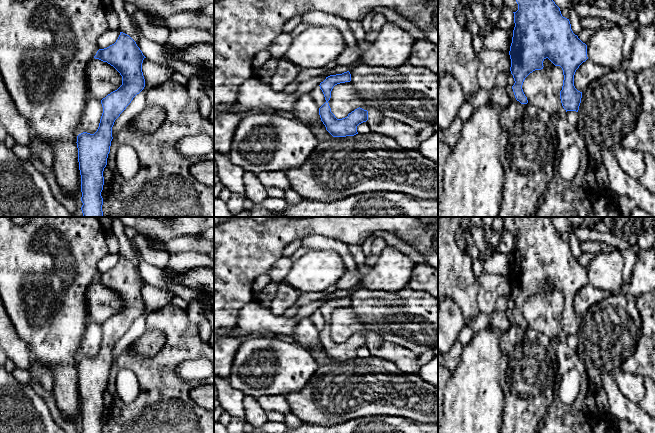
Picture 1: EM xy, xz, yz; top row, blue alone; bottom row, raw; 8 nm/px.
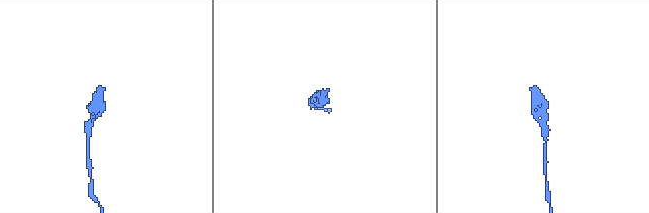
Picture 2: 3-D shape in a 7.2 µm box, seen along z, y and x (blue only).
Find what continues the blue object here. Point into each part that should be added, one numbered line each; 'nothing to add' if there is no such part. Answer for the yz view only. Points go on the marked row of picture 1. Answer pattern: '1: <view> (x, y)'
nothing to add

